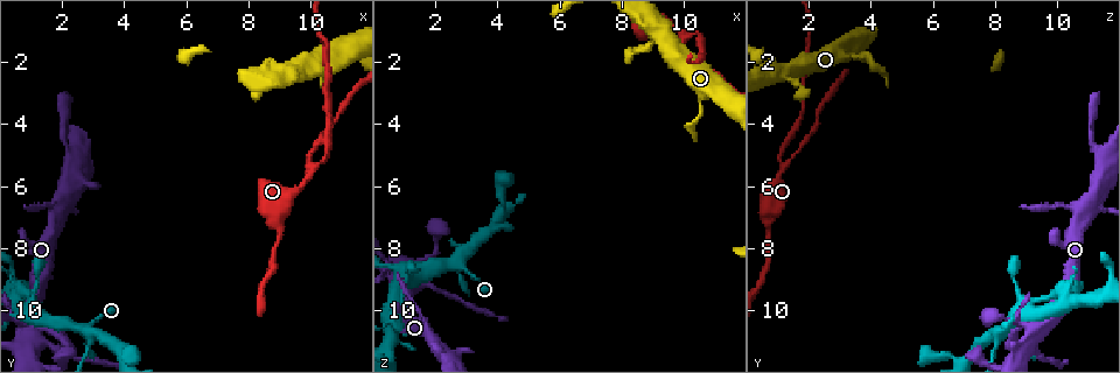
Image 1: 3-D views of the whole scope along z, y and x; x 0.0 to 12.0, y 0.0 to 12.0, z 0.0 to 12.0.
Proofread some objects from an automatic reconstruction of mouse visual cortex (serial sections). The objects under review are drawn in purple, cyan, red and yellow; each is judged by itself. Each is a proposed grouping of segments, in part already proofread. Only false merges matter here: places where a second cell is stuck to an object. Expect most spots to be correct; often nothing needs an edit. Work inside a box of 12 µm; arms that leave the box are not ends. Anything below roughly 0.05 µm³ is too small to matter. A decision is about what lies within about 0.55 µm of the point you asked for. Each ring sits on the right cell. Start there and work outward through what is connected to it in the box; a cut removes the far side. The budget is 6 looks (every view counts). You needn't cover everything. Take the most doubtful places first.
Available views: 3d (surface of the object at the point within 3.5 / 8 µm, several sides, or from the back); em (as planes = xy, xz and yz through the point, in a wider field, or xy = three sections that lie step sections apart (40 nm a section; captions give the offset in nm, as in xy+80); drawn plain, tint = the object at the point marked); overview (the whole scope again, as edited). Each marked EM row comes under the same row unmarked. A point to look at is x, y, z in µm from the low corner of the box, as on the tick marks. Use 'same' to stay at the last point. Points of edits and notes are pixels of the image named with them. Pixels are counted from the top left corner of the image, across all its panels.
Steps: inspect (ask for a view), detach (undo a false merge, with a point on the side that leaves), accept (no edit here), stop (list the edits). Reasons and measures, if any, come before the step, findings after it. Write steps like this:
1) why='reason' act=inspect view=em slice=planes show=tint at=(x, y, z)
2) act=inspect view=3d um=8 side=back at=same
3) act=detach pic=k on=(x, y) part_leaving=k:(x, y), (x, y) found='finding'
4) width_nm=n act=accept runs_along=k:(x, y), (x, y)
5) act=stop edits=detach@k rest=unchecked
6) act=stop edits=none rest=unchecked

why='thick turns thin' act=inspect view=3d um=3.5 at=(10.1, 5.5, 1.1)

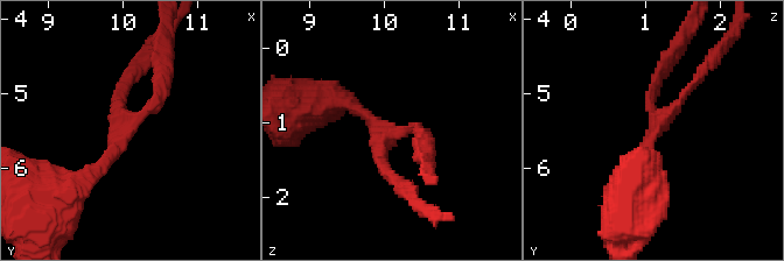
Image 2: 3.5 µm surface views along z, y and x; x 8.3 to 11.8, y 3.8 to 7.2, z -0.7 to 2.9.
arms=3 arm_widths_nm=100,150,200 why='need the tissue' act=inspect view=em slice=xy step=3 show=tint at=(10.05, 5.50, 1.15)

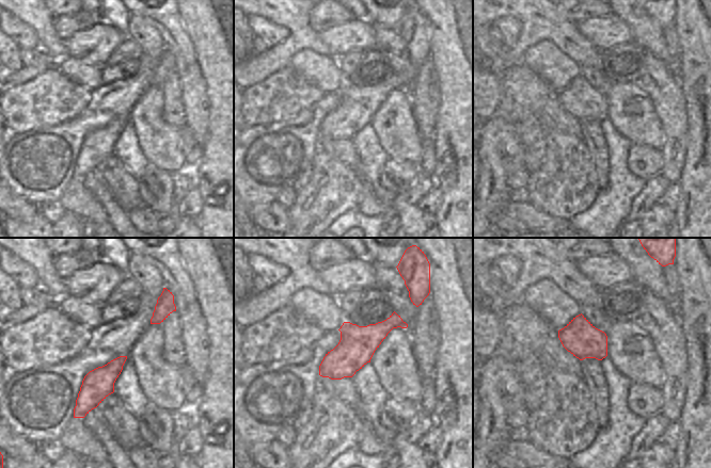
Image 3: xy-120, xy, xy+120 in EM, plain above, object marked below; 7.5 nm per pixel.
act=accept runs_along=2:(81, 187), (155, 101), (166, 69) found='all the same cell'

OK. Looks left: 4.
why='thick turns thin' act=inspect view=3d um=3.5 at=(1.8, 11.1, 9.3)

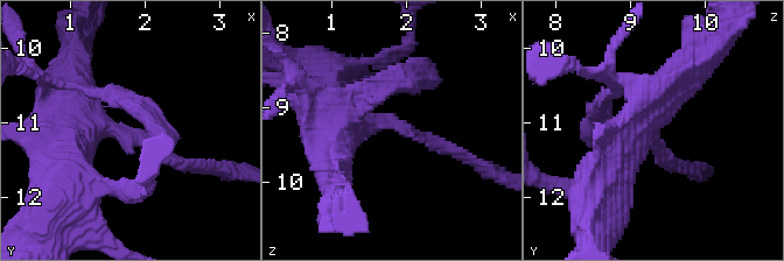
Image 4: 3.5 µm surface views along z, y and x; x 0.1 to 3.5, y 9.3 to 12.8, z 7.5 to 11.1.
arm_widths_nm=200,500 act=inspect view=em slice=xy step=2 show=tint at=(1.85, 11.20, 9.20)

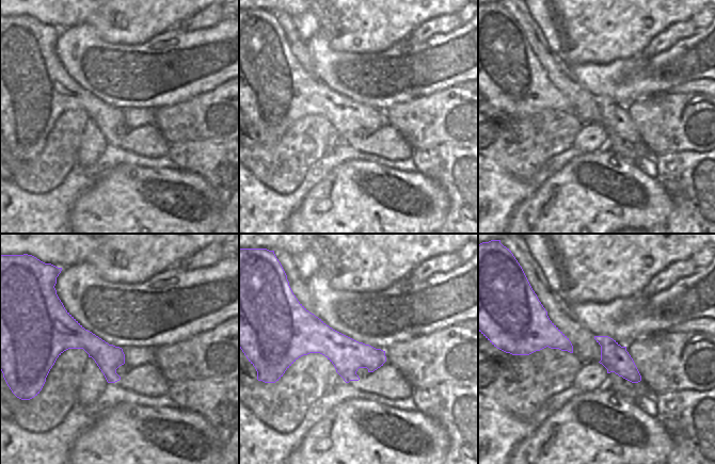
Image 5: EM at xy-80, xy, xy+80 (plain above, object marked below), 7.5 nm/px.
why='cut it another way' act=inspect view=em slice=xy step=3 show=tint at=same

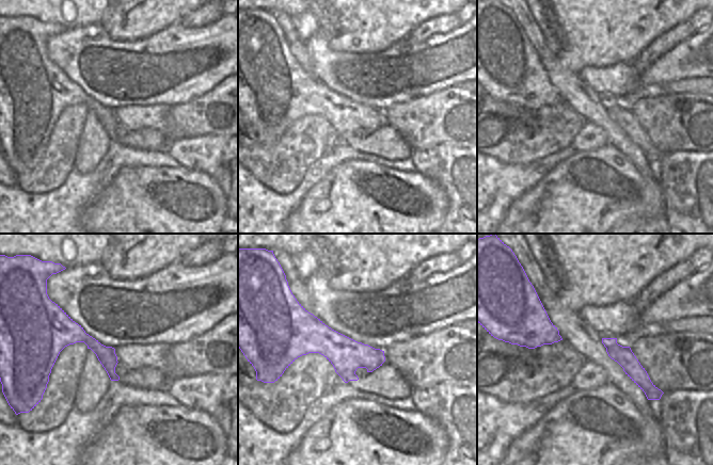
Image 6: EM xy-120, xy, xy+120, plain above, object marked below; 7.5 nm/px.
act=detach pic=4 on=(447, 146) part_leaving=4:(413, 133), (460, 150), (503, 177) found='two cells meet here'

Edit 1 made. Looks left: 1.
act=stop edits=detach@4 rest=unchecked

